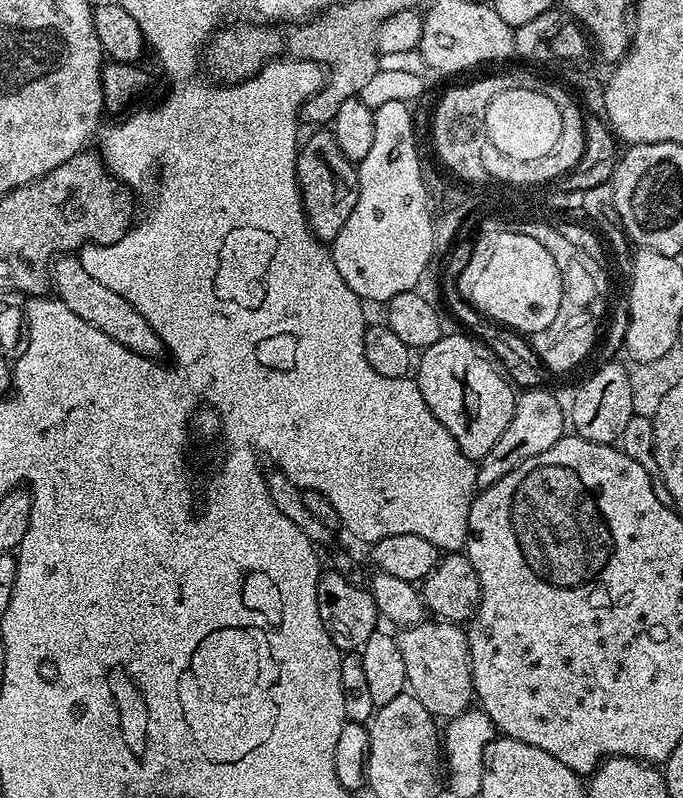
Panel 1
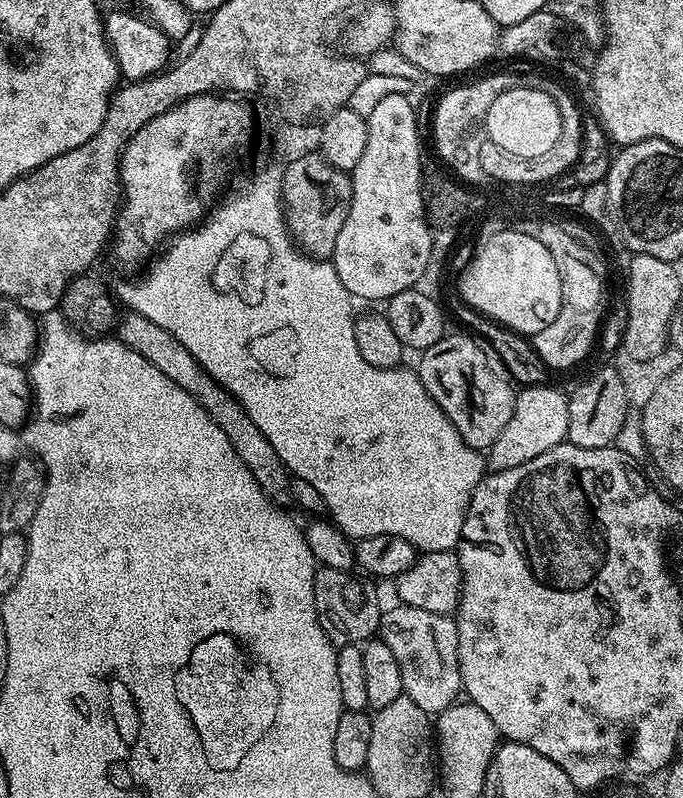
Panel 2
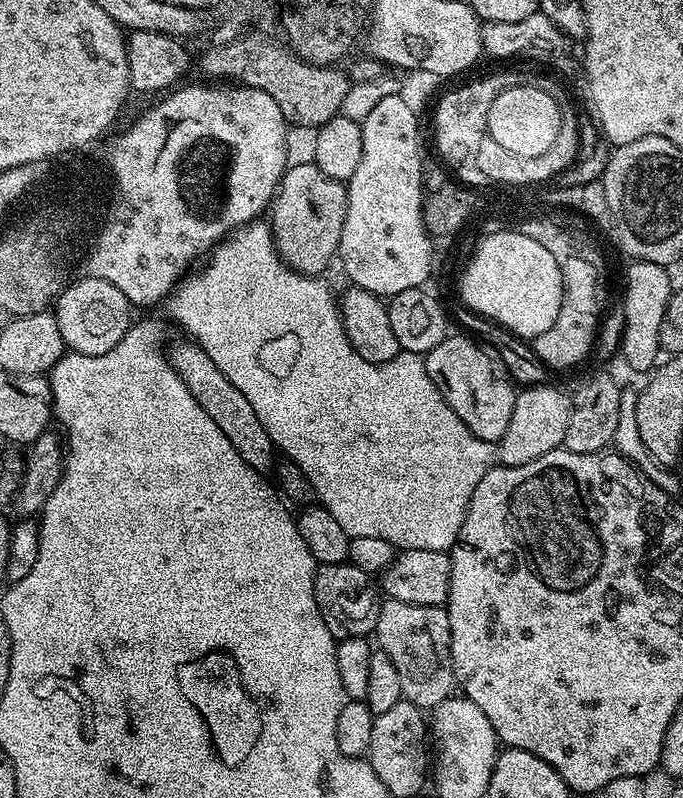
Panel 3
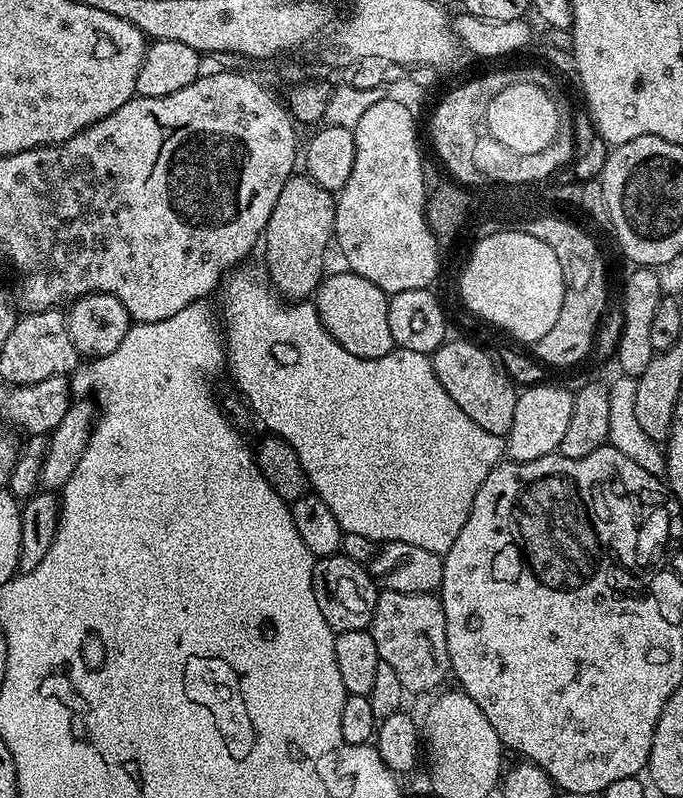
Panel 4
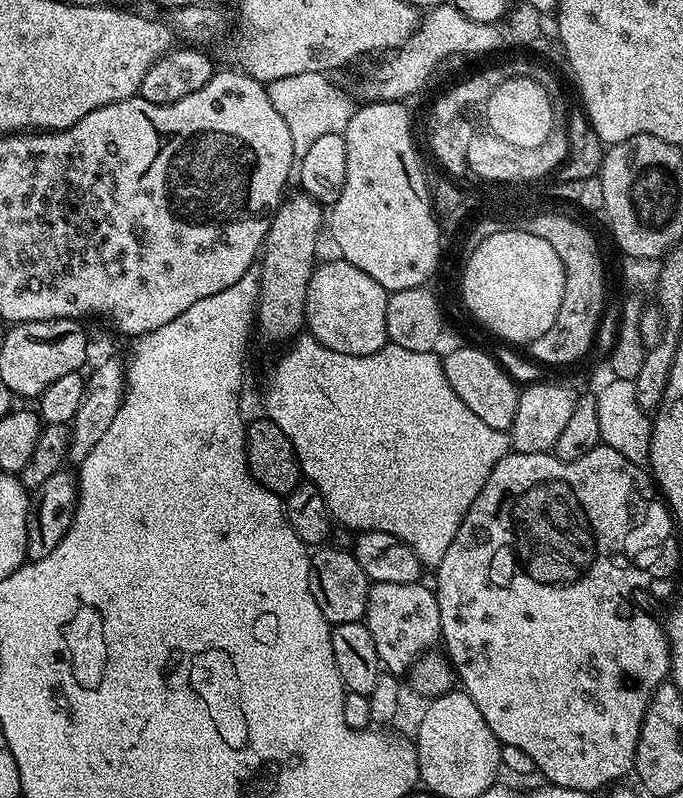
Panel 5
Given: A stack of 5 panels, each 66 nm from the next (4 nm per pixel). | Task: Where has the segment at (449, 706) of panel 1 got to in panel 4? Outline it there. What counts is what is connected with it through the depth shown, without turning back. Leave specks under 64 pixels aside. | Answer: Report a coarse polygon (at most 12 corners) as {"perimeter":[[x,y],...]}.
{"perimeter":[[381,591],[370,631],[405,693],[449,679],[439,595]]}

